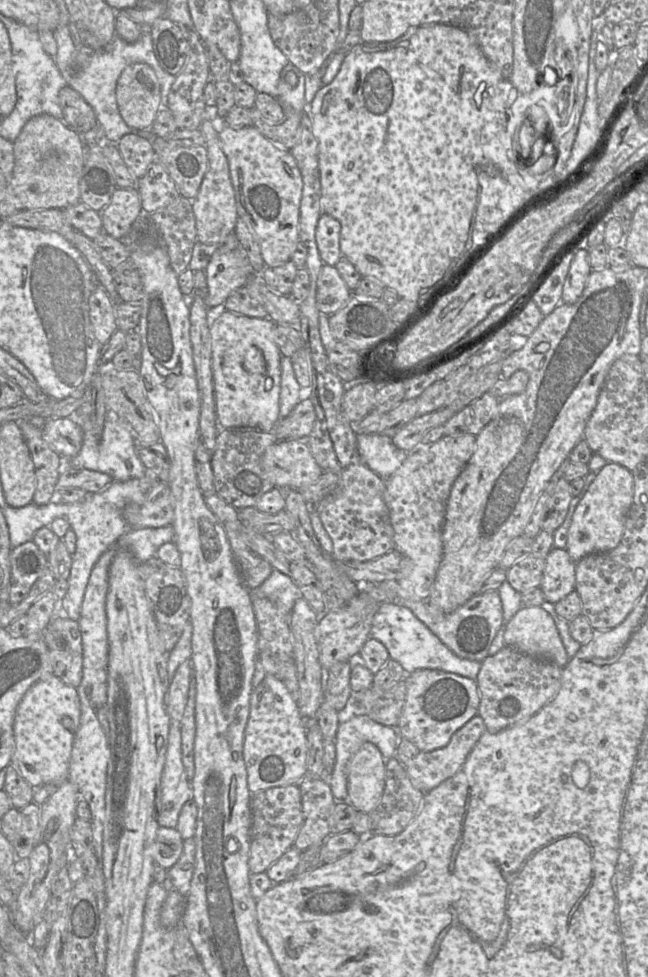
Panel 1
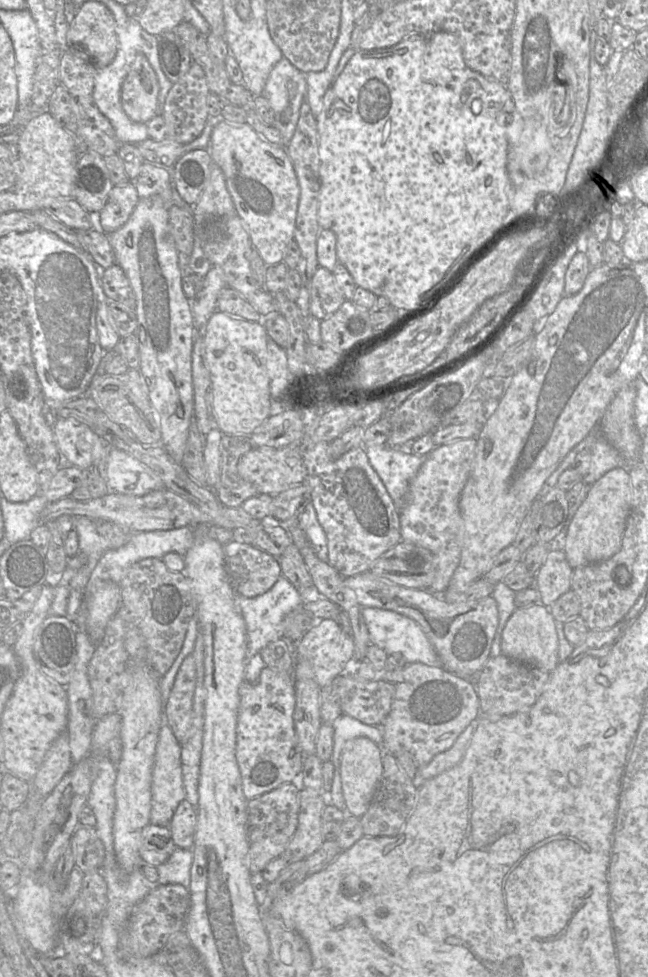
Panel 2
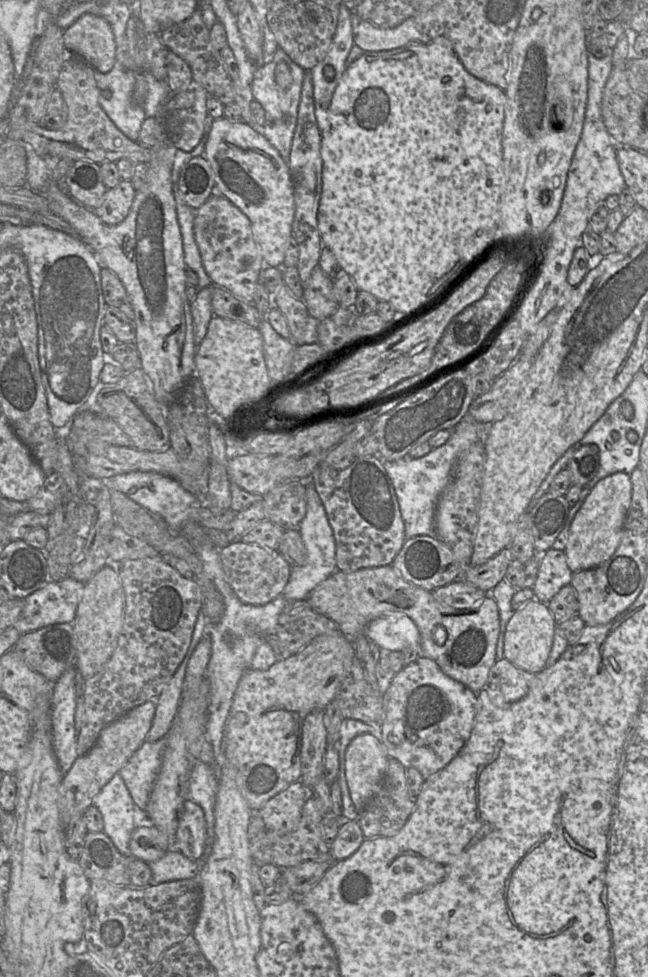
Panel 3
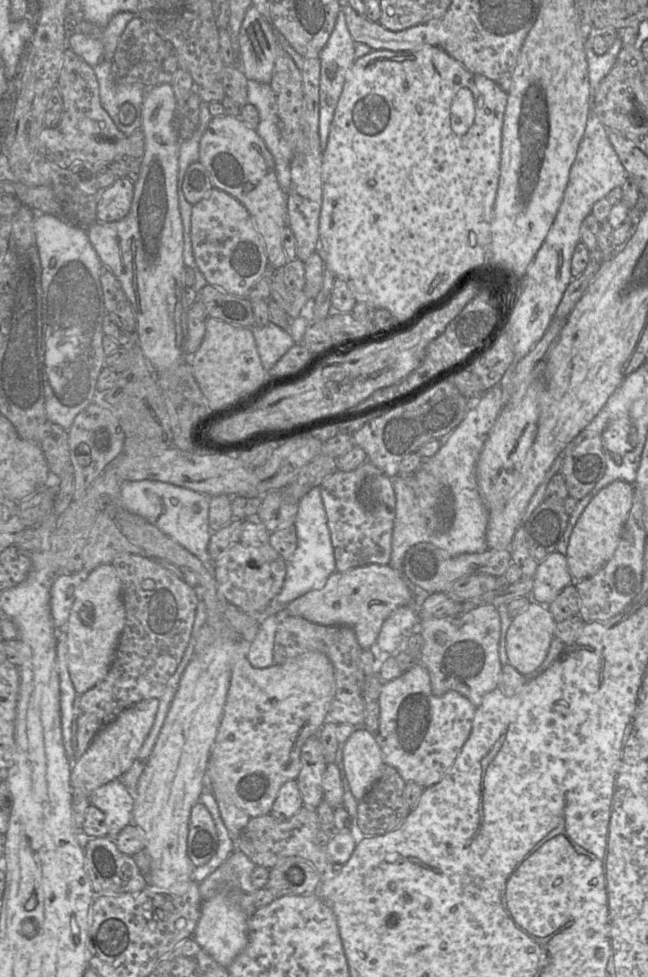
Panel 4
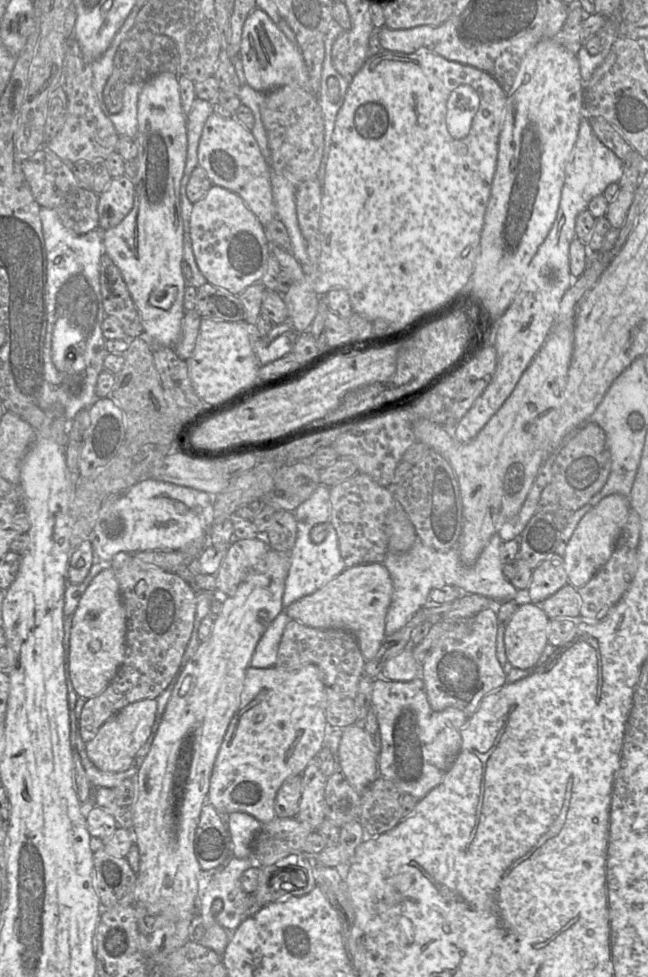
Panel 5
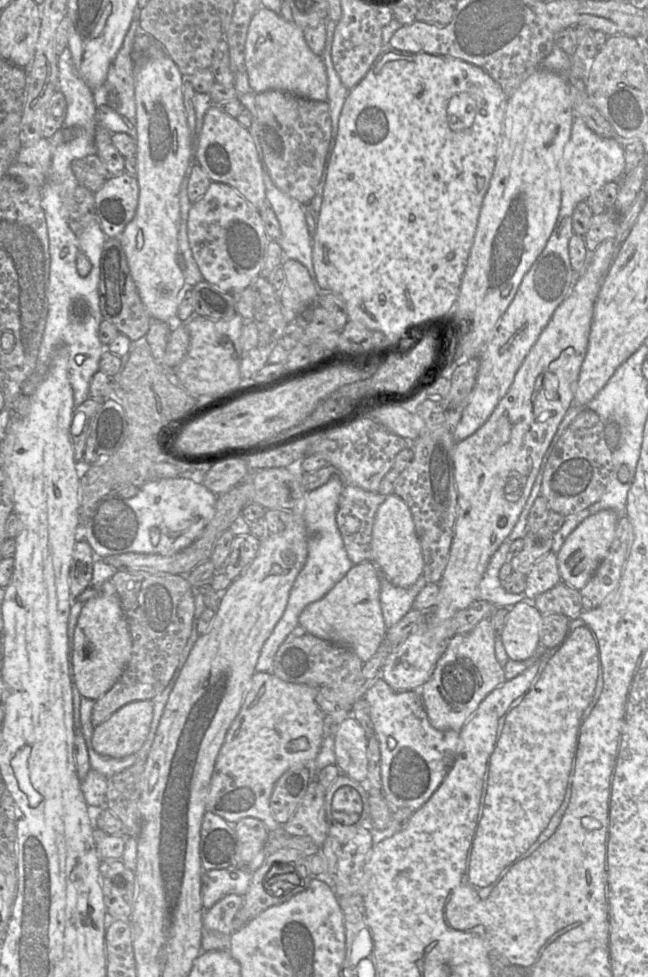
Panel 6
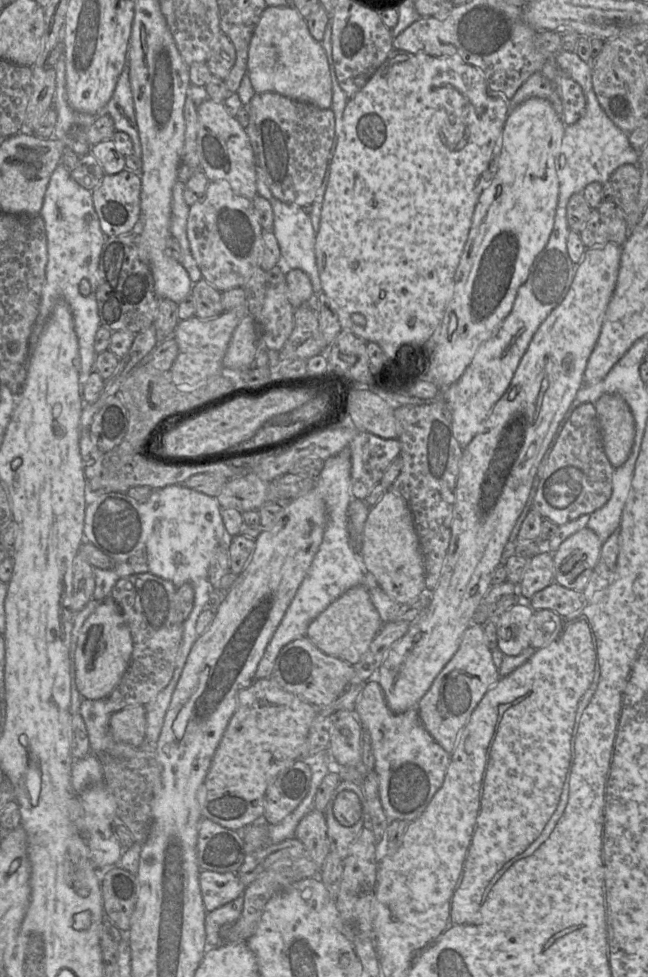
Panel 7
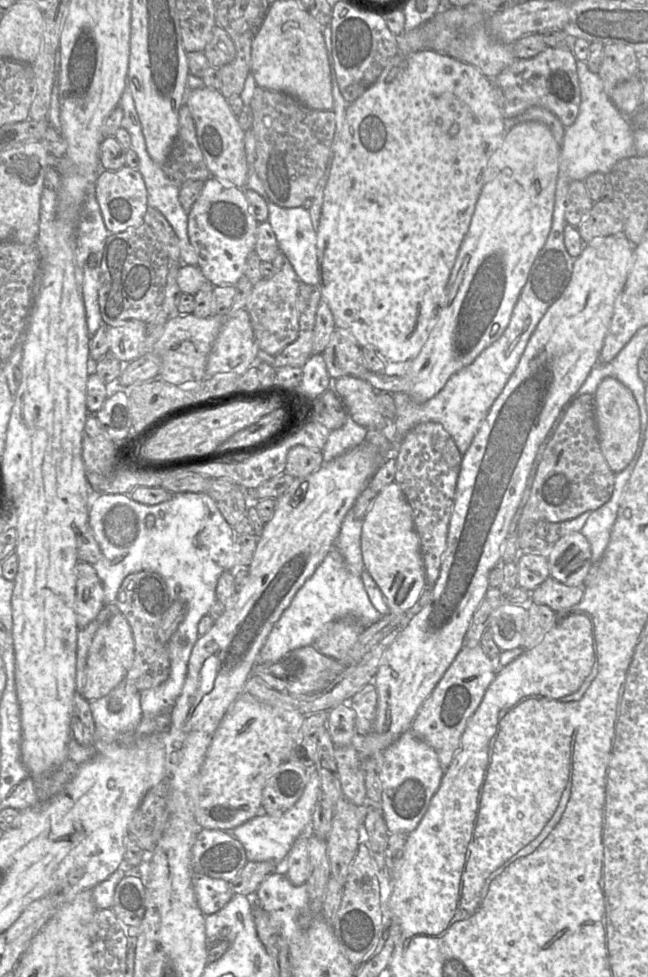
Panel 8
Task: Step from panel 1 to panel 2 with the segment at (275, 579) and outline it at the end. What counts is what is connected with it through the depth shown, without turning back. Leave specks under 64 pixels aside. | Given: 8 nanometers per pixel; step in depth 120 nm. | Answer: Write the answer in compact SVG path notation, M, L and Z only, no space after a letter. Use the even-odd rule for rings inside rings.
M283 575L266 593L254 598L247 598L237 594L236 602L244 618L247 630L246 665L254 655L261 653L270 642L283 638L283 621L285 617L304 604L300 593Z

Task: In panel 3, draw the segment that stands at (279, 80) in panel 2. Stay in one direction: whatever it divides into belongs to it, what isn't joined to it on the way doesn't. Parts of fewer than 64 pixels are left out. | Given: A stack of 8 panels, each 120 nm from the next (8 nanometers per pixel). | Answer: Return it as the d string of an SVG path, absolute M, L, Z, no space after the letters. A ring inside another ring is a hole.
M278 48L272 57L268 57L263 64L256 64L251 83L252 95L265 110L266 121L263 127L254 127L259 133L278 150L281 157L288 162L292 147L292 140L297 125L298 109L301 99L301 91L306 70L295 63L289 55ZM280 61L289 64L292 74L292 84L287 89L278 86L275 79L275 67Z

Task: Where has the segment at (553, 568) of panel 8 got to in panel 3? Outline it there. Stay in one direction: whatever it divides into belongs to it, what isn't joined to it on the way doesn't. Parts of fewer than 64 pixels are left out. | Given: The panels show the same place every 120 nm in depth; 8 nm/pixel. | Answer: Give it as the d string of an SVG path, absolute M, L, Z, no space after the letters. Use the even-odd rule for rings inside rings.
M625 472L609 475L595 485L574 518L564 551L573 573L599 567L612 557L622 540L631 501L631 477Z

